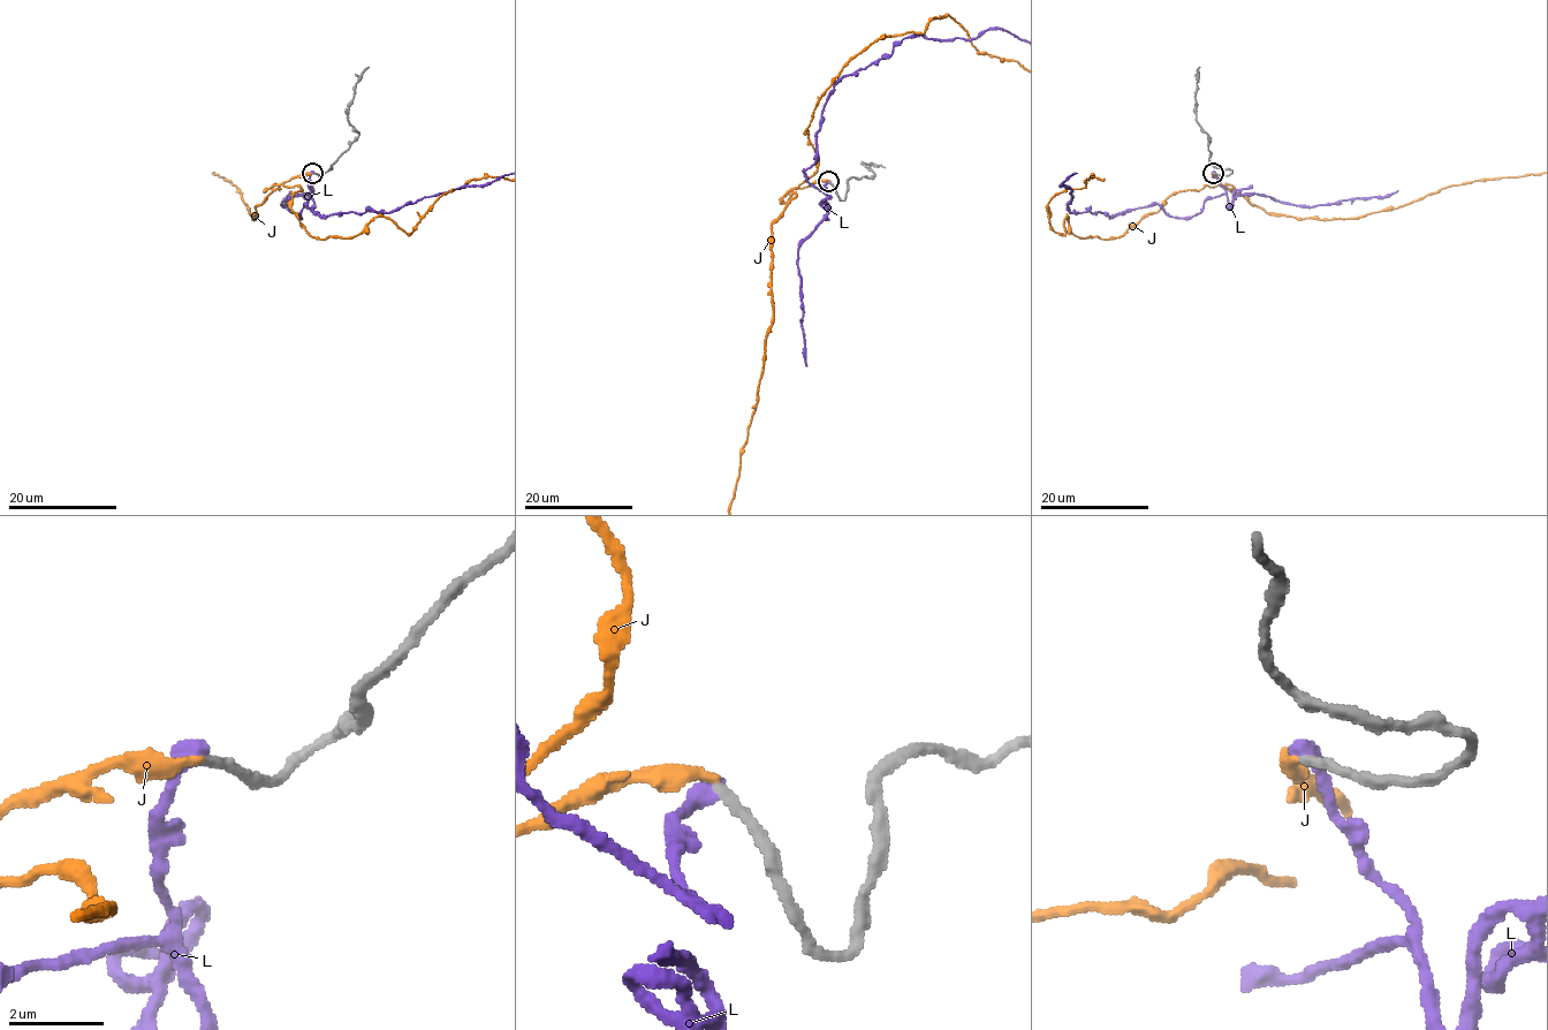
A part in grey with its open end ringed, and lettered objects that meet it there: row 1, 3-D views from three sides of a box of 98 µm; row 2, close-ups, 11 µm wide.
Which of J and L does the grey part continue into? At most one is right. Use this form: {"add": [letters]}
{"add": ["J"]}

